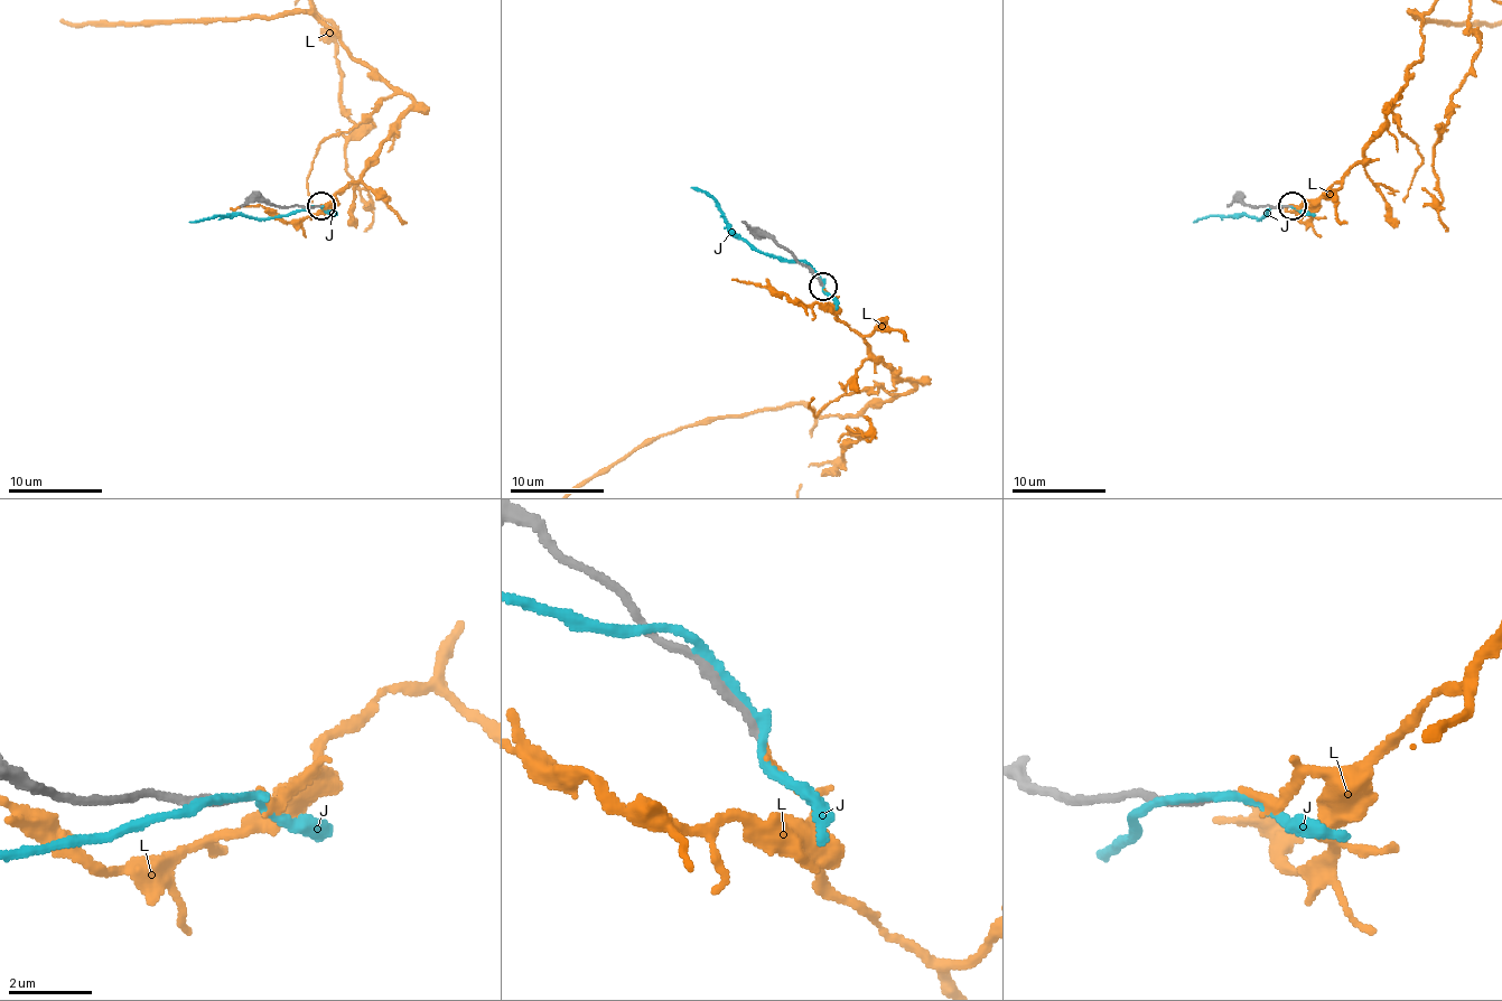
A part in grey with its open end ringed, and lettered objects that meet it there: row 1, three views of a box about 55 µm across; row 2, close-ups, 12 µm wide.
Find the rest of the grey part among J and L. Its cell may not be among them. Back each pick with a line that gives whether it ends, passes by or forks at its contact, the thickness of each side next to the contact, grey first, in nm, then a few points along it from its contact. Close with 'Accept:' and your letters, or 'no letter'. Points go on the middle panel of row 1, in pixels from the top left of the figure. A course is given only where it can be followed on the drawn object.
Accept: no letter

